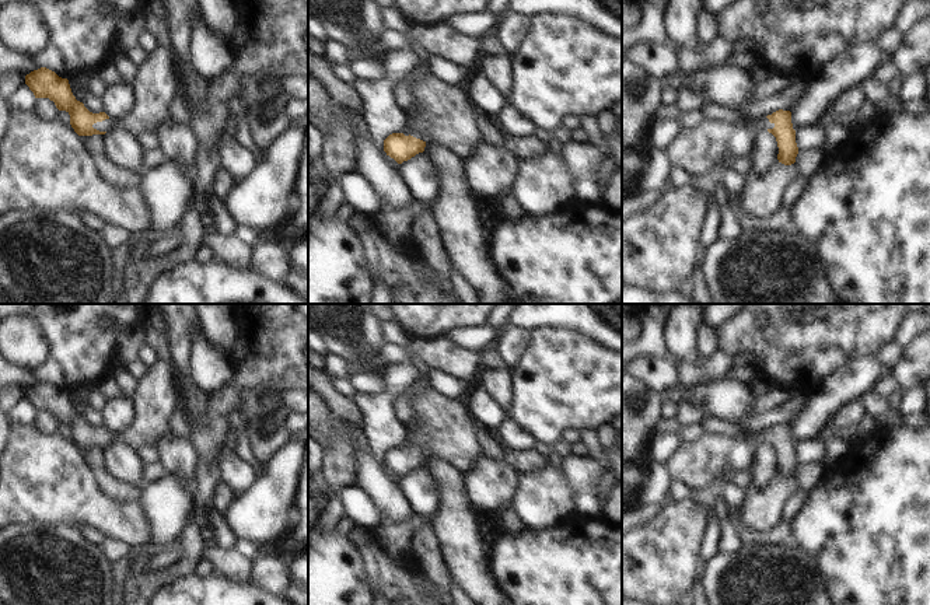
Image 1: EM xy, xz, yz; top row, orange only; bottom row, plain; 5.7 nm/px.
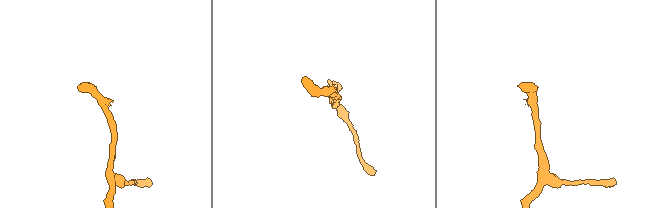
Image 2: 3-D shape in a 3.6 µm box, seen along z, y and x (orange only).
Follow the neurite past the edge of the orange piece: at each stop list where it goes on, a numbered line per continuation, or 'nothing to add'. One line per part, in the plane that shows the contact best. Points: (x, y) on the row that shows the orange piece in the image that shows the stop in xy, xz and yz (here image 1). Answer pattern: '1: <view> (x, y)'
1: xy (157, 81)

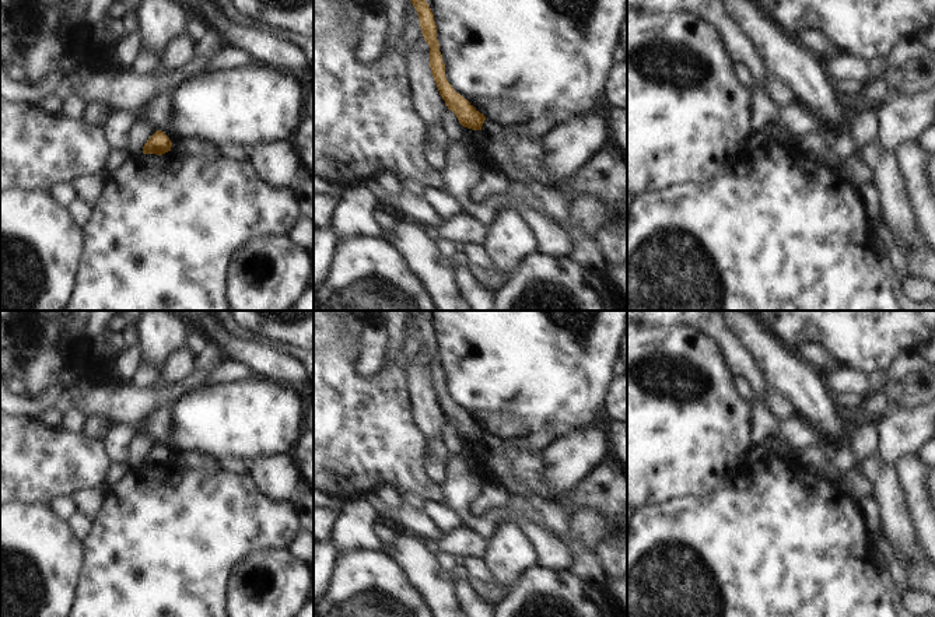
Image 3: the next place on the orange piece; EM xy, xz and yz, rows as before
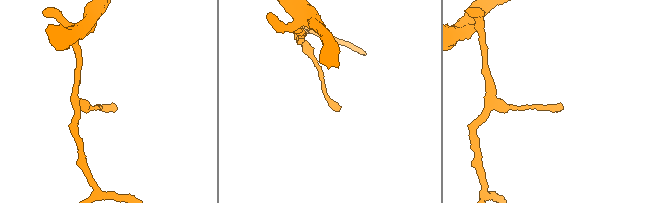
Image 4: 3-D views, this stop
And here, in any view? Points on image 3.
nothing to add

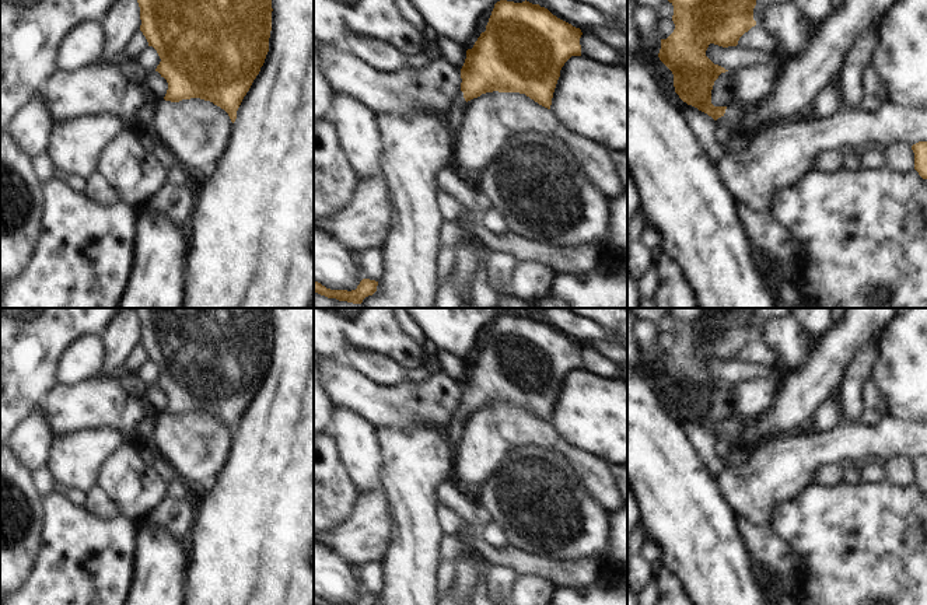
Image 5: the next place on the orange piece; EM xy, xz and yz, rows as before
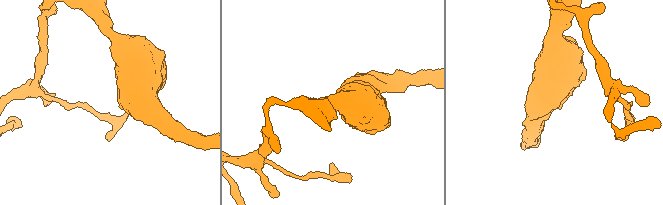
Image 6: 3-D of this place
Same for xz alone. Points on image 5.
1: xz (452, 121)

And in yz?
1: yz (724, 130)

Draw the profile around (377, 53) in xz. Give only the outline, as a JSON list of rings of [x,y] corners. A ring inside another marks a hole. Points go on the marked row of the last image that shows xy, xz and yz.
[[[350,36],[347,45],[350,53],[379,71],[395,73],[406,67],[405,55],[384,41]]]

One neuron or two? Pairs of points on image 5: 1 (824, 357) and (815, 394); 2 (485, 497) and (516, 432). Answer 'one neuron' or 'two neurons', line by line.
1: one neuron
2: two neurons

